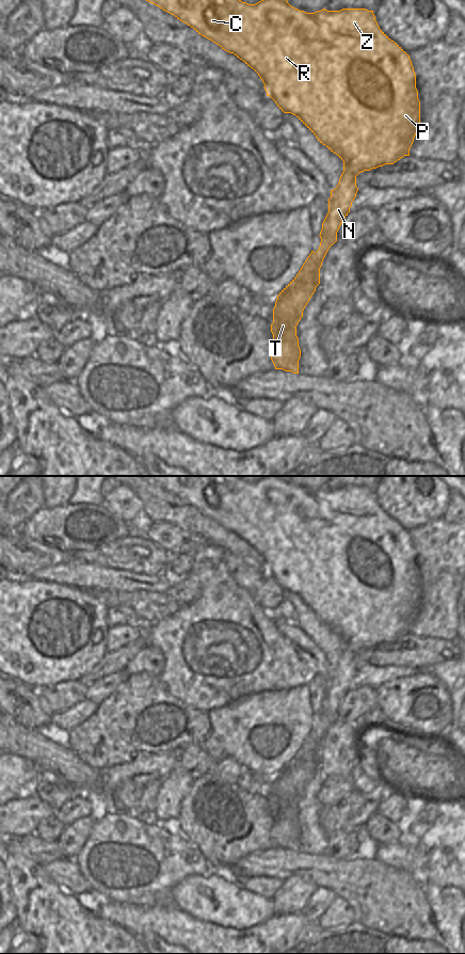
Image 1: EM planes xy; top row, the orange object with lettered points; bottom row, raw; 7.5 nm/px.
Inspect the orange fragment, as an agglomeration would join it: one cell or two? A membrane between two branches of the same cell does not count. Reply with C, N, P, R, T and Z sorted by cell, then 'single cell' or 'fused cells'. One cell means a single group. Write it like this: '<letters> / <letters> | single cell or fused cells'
C N P R T Z | single cell

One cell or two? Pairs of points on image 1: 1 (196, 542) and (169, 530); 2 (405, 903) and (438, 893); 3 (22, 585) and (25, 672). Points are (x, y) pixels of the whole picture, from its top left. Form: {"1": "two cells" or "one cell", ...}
{"1": "one cell", "2": "two cells", "3": "one cell"}

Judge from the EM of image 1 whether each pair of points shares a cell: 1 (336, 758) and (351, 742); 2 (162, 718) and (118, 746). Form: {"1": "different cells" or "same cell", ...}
{"1": "same cell", "2": "same cell"}

